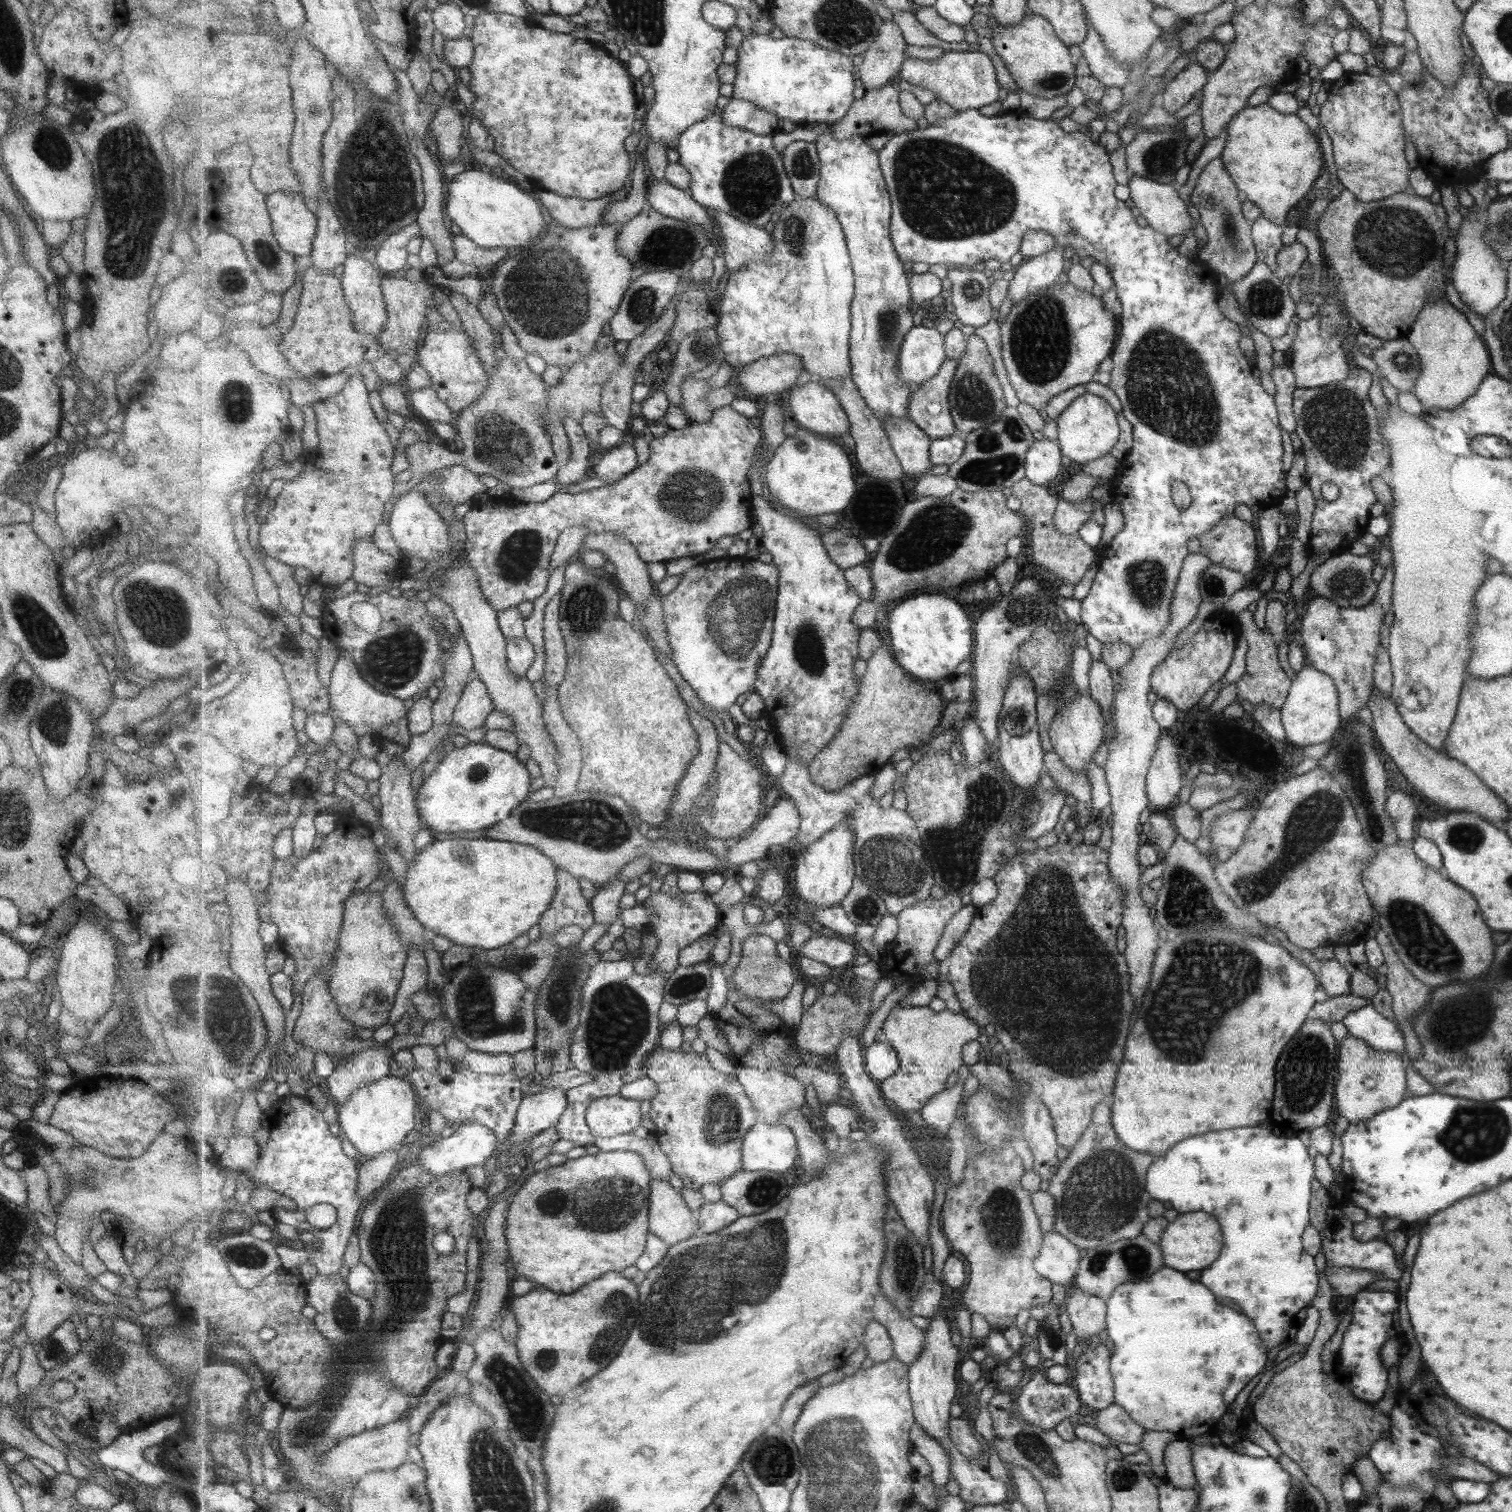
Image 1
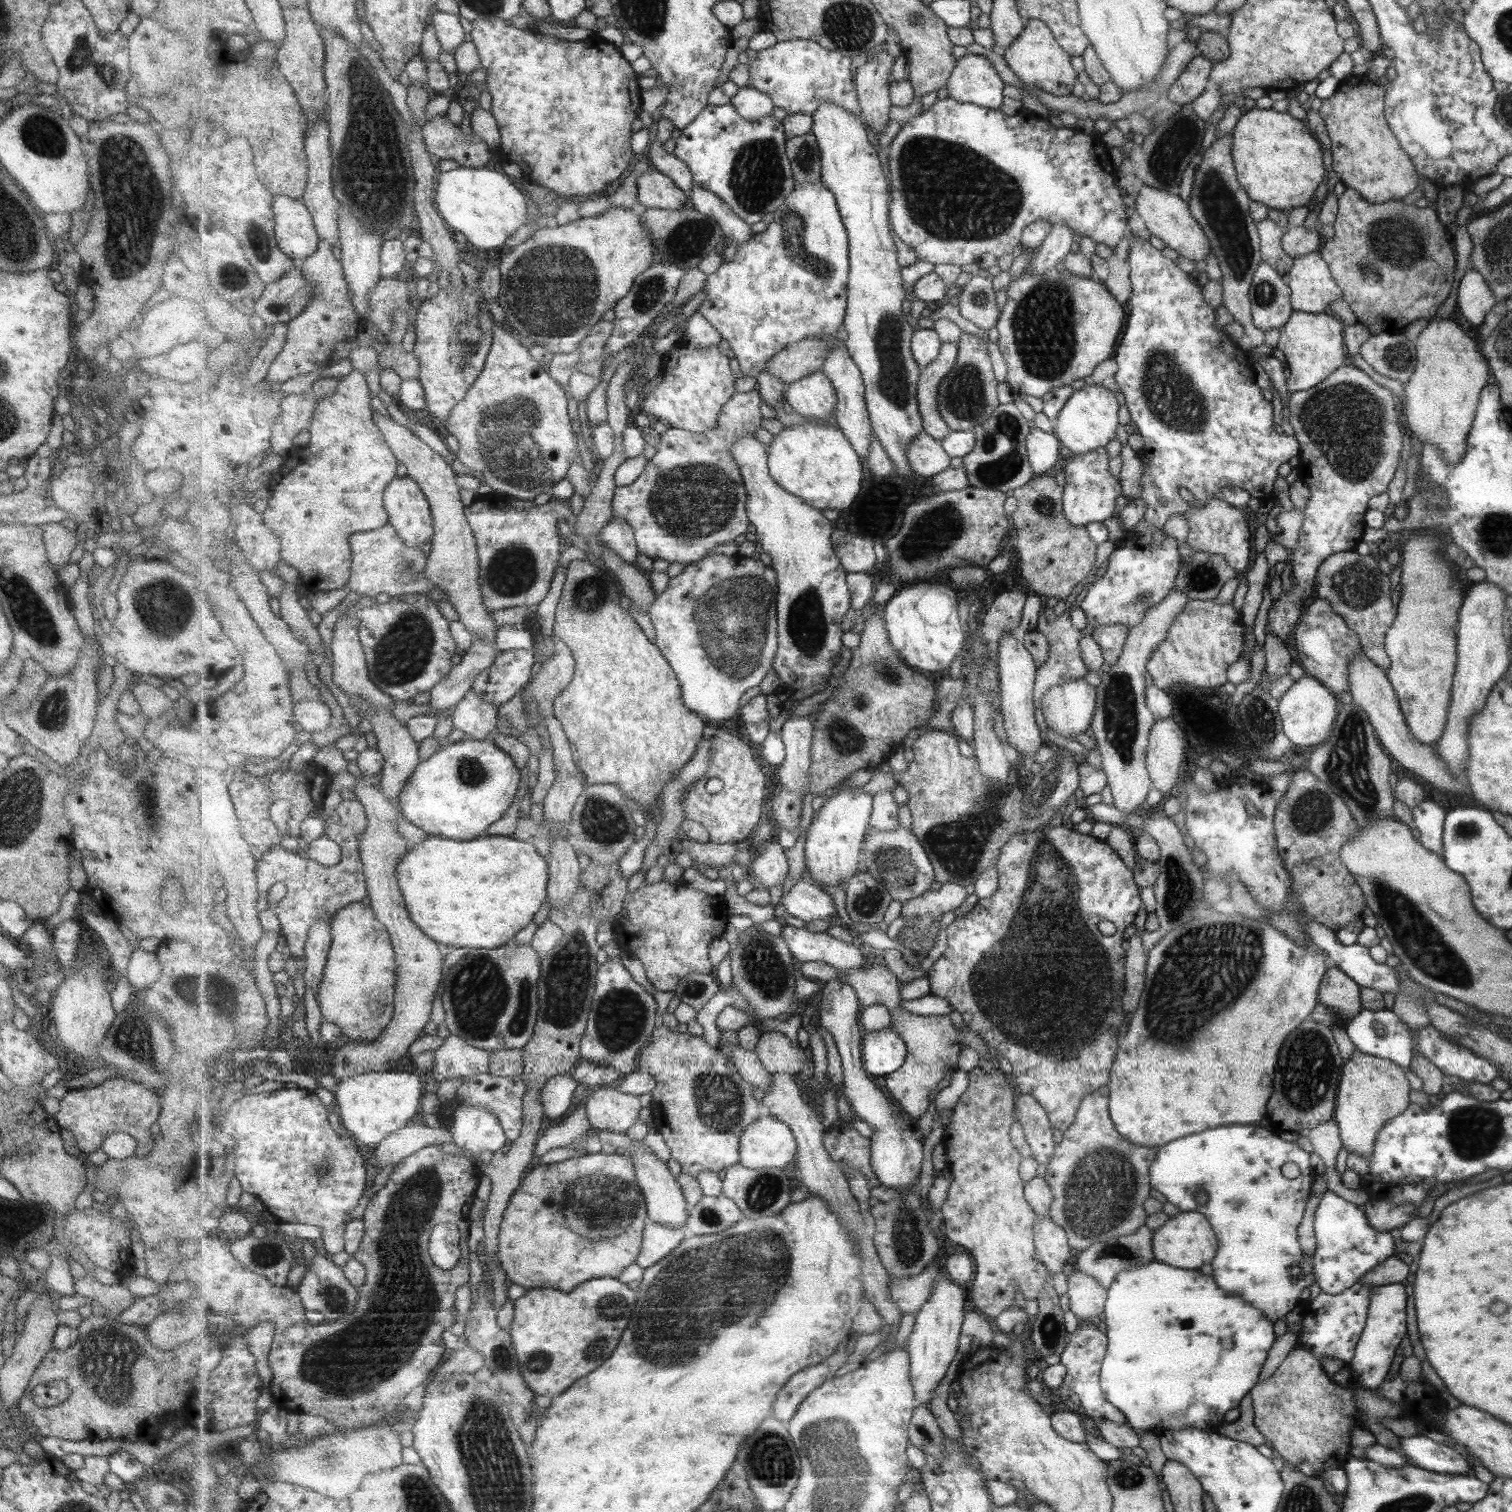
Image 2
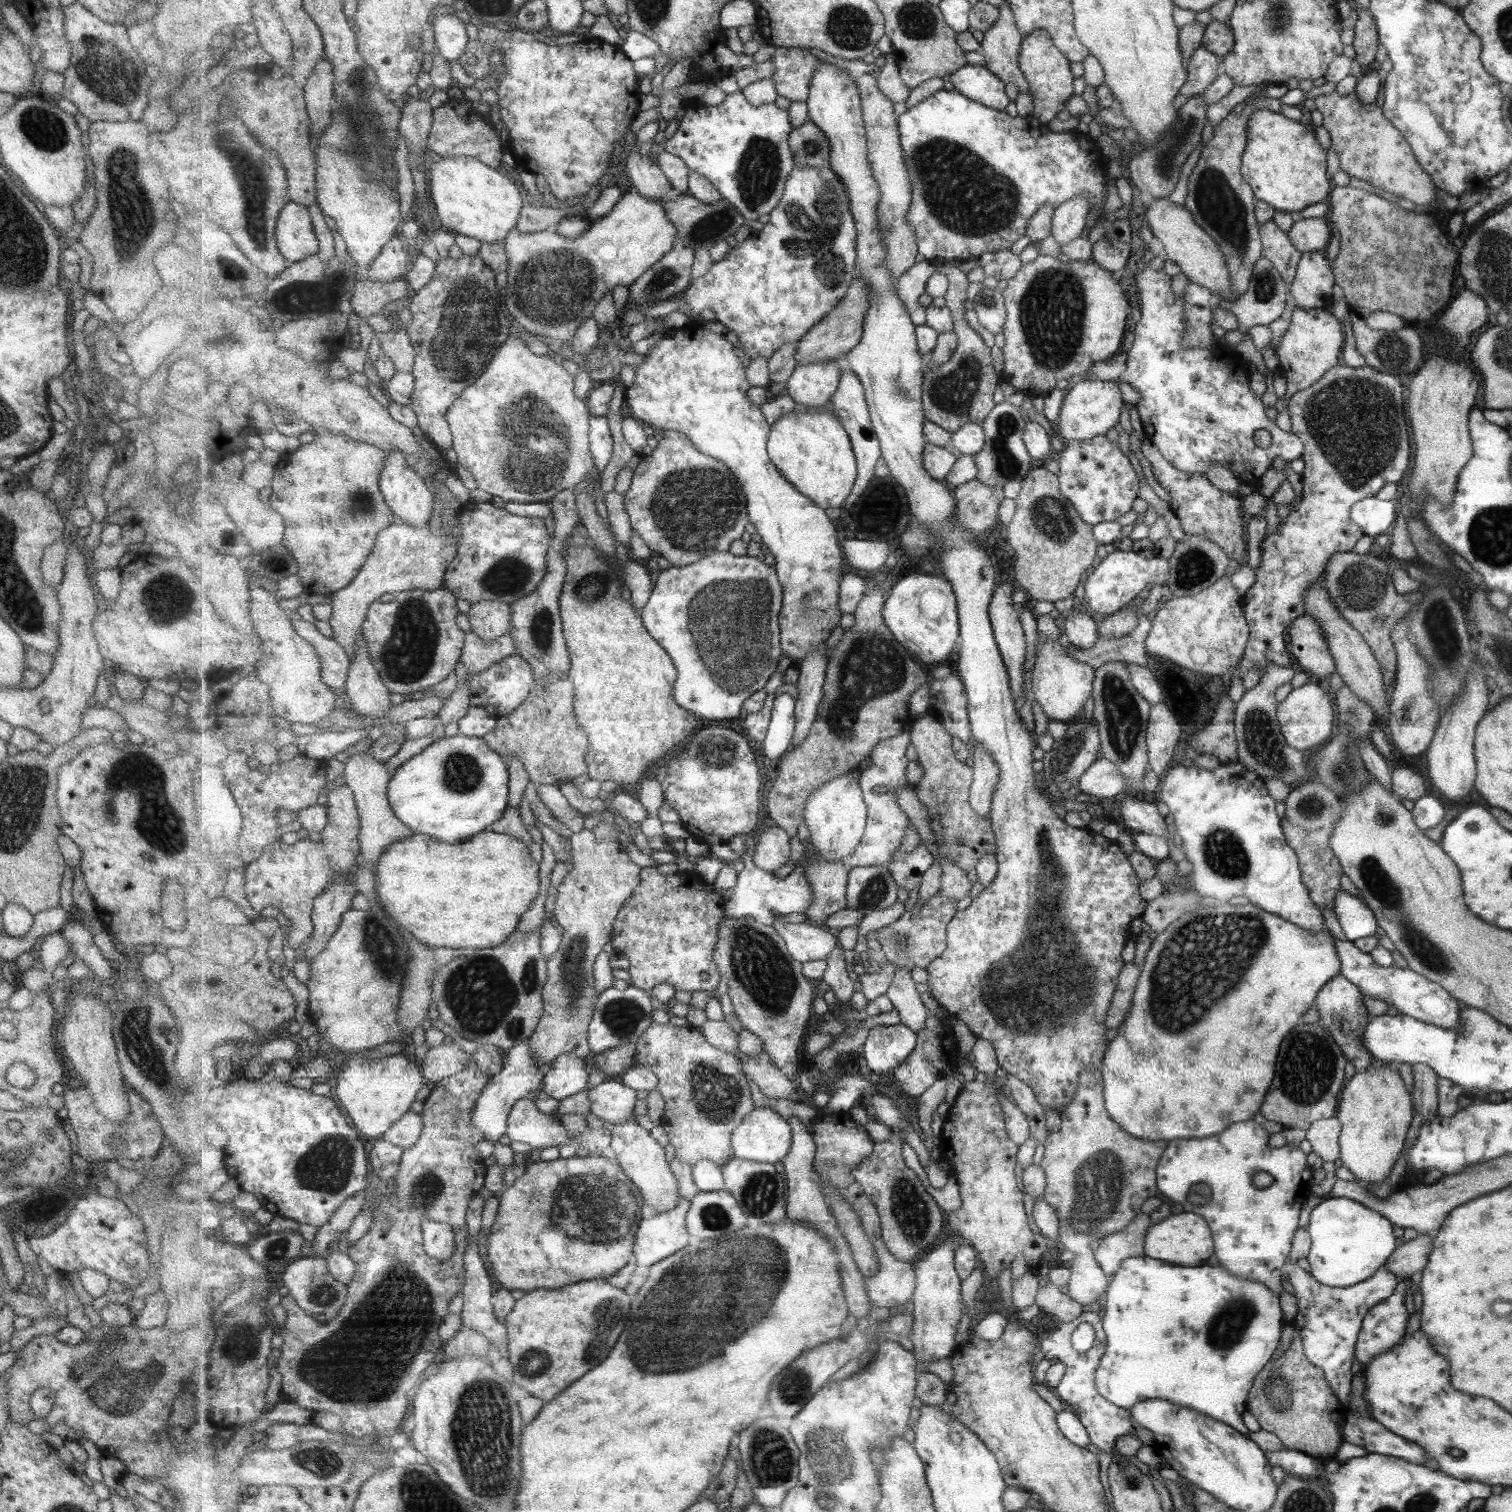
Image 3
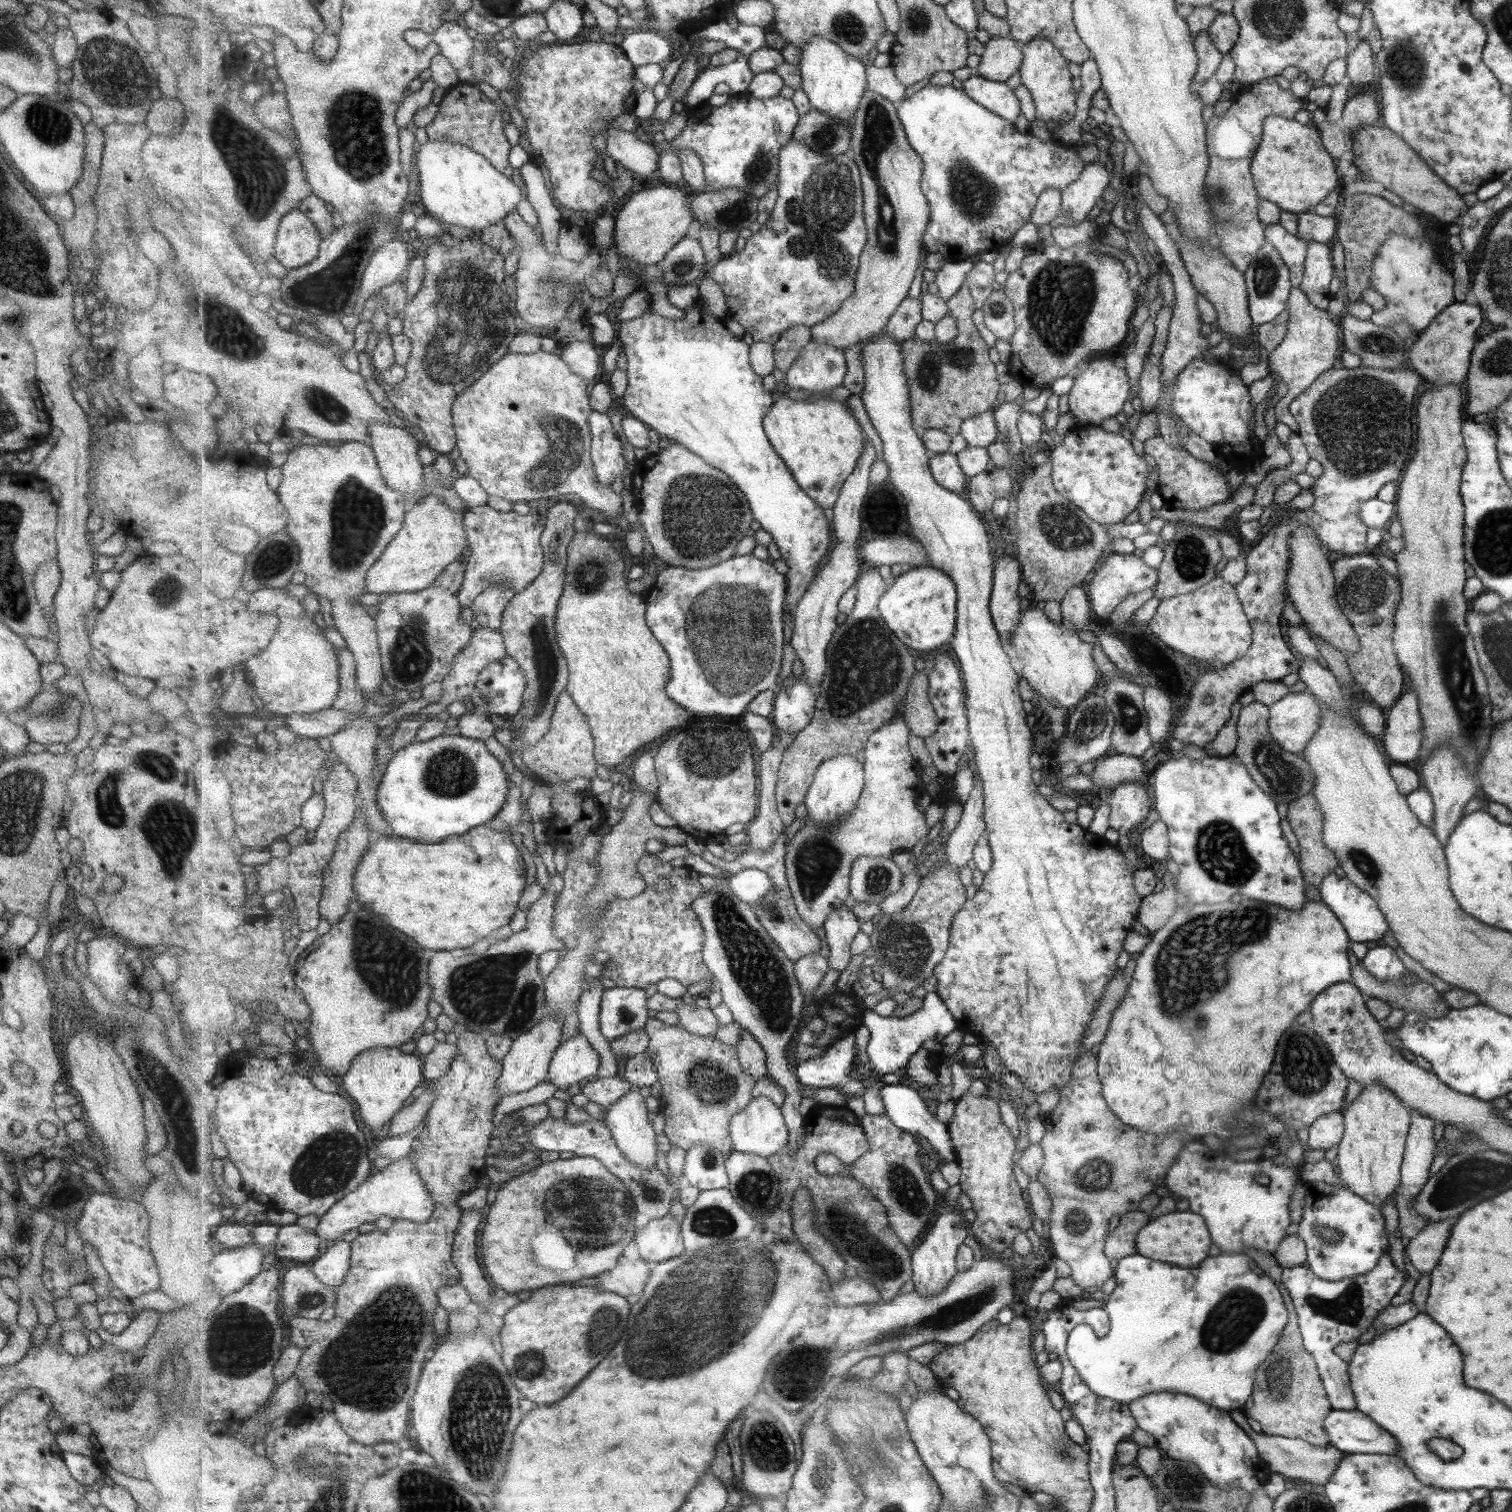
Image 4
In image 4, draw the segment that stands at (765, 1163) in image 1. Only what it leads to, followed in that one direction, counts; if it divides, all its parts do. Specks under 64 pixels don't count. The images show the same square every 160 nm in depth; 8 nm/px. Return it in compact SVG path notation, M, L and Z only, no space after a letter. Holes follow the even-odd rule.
M765 1096L755 1098L745 1110L733 1116L730 1133L735 1151L758 1154L767 1159L773 1155L785 1153L785 1148L790 1141L790 1130L785 1122L782 1108L775 1106Z

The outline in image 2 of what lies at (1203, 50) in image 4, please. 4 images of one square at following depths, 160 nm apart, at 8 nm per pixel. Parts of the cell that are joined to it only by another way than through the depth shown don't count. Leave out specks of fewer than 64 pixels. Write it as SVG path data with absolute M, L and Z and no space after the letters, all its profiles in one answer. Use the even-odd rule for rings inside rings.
M1204 56L1193 58L1184 73L1168 88L1168 100L1175 102L1179 107L1195 101L1208 84L1212 66L1212 60L1205 59Z

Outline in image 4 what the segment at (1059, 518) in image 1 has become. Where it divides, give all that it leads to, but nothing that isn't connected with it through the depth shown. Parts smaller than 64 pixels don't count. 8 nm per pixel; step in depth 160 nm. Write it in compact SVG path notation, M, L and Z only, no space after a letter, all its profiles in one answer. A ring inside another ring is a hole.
M1073 425L1059 446L1050 451L1051 479L1054 490L1069 500L1085 516L1105 527L1121 522L1129 512L1134 512L1139 496L1145 490L1147 464L1135 456L1131 444L1101 427Z

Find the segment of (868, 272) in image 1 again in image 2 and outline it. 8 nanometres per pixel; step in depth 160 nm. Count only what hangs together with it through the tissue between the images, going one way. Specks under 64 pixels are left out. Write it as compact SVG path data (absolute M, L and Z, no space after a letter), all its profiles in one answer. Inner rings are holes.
M826 102L821 105L821 108L812 115L815 119L815 124L813 127L813 135L817 138L819 149L821 150L821 160L822 160L822 182L836 195L838 205L840 206L840 213L844 219L845 226L848 229L848 235L850 240L850 276L849 276L849 285L848 285L848 313L846 316L846 321L843 326L845 341L848 346L849 354L853 357L853 360L859 365L859 368L862 372L862 377L864 378L865 388L866 388L866 399L868 401L868 411L870 418L872 419L872 427L876 437L882 442L882 445L885 447L885 450L889 453L889 456L894 460L896 464L897 474L907 479L912 474L917 475L912 469L912 466L909 464L908 459L908 446L909 443L912 443L912 440L917 438L924 431L924 417L920 413L920 401L918 398L918 382L920 381L920 376L922 372L920 371L920 366L917 364L916 358L914 357L912 351L912 338L916 333L914 322L909 318L907 314L907 302L905 300L905 287L904 279L902 274L903 267L899 264L899 254L897 254L897 246L895 246L895 240L893 240L893 234L891 234L891 225L890 221L890 204L889 204L889 180L885 176L885 170L883 170L883 164L881 164L881 158L879 158L878 146L874 143L871 130L868 128L865 120L861 115L851 114L848 110L845 110L845 107L839 106L835 102Z

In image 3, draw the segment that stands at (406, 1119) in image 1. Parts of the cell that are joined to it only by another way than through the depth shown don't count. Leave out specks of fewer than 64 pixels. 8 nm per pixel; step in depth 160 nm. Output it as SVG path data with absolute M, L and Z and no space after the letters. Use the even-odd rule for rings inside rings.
M403 1054L372 1060L353 1056L345 1061L336 1077L335 1098L347 1111L347 1115L352 1118L351 1123L361 1132L362 1137L372 1142L382 1139L384 1134L395 1126L396 1122L399 1122L401 1118L405 1117L405 1114L410 1112L413 1102L417 1100L419 1090L423 1090L427 1083L420 1062L406 1058Z

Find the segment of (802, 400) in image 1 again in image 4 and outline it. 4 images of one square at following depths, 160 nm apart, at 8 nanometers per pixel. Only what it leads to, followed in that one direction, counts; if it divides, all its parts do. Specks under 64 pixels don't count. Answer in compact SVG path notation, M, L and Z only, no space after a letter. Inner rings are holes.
M809 343L800 358L786 373L785 382L790 388L801 388L809 392L823 392L844 386L848 373L845 349Z

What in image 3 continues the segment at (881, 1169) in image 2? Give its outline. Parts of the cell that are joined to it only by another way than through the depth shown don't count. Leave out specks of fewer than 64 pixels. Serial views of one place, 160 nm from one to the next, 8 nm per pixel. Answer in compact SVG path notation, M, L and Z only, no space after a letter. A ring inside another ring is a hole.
M839 945L827 959L826 974L822 980L831 987L835 997L843 1006L843 1011L849 1010L853 994L860 990L860 981L847 970L845 948Z

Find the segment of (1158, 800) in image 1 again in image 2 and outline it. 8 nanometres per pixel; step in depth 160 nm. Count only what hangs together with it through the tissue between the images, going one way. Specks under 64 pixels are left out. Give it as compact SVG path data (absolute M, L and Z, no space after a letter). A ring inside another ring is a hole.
M1171 716L1156 719L1148 737L1147 763L1153 788L1159 790L1163 799L1169 796L1171 788L1178 783L1179 764L1185 748L1183 731Z

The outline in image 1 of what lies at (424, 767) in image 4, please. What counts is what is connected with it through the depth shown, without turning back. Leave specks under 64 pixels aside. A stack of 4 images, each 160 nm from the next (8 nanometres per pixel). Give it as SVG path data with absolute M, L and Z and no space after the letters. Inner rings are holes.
M483 741L479 743L469 743L463 748L455 748L449 752L438 764L436 770L431 772L427 778L423 781L417 793L417 804L420 810L420 816L427 824L428 829L433 829L436 832L461 832L461 830L486 830L492 828L499 821L508 819L516 809L517 806L523 804L523 802L529 800L529 792L531 792L531 774L529 770L525 768L523 762L519 762L519 758L515 757L515 754L506 750L501 750L499 747L491 746L489 743Z

